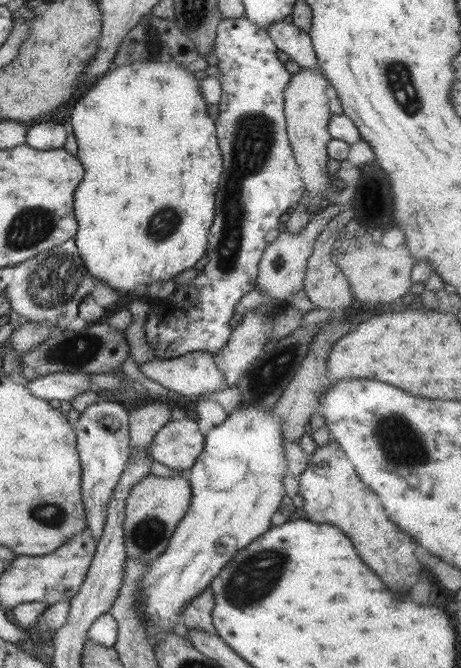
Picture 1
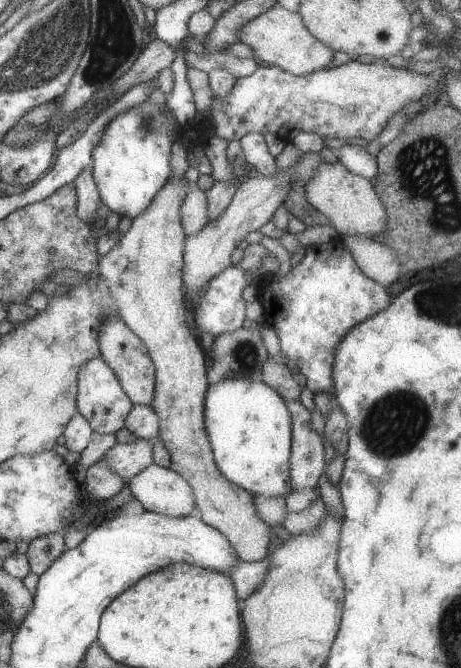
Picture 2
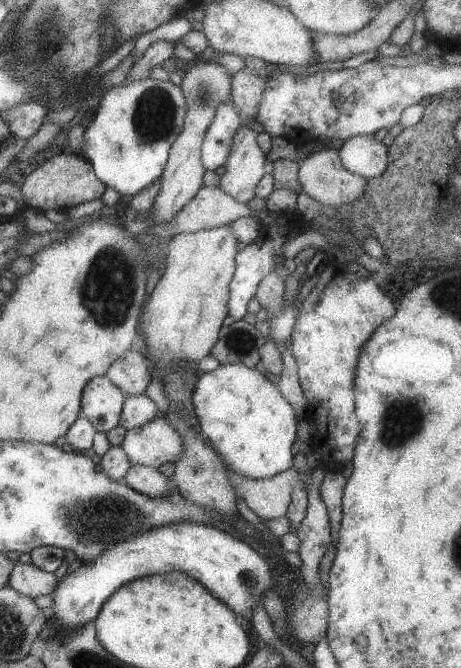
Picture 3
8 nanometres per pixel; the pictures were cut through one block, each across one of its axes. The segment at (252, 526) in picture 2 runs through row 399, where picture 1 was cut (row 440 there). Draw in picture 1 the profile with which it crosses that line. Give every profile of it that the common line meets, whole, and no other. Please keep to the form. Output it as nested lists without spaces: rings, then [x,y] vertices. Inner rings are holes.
[[[176,420],[166,423],[149,446],[154,461],[188,472],[203,451],[205,436],[195,420]]]

